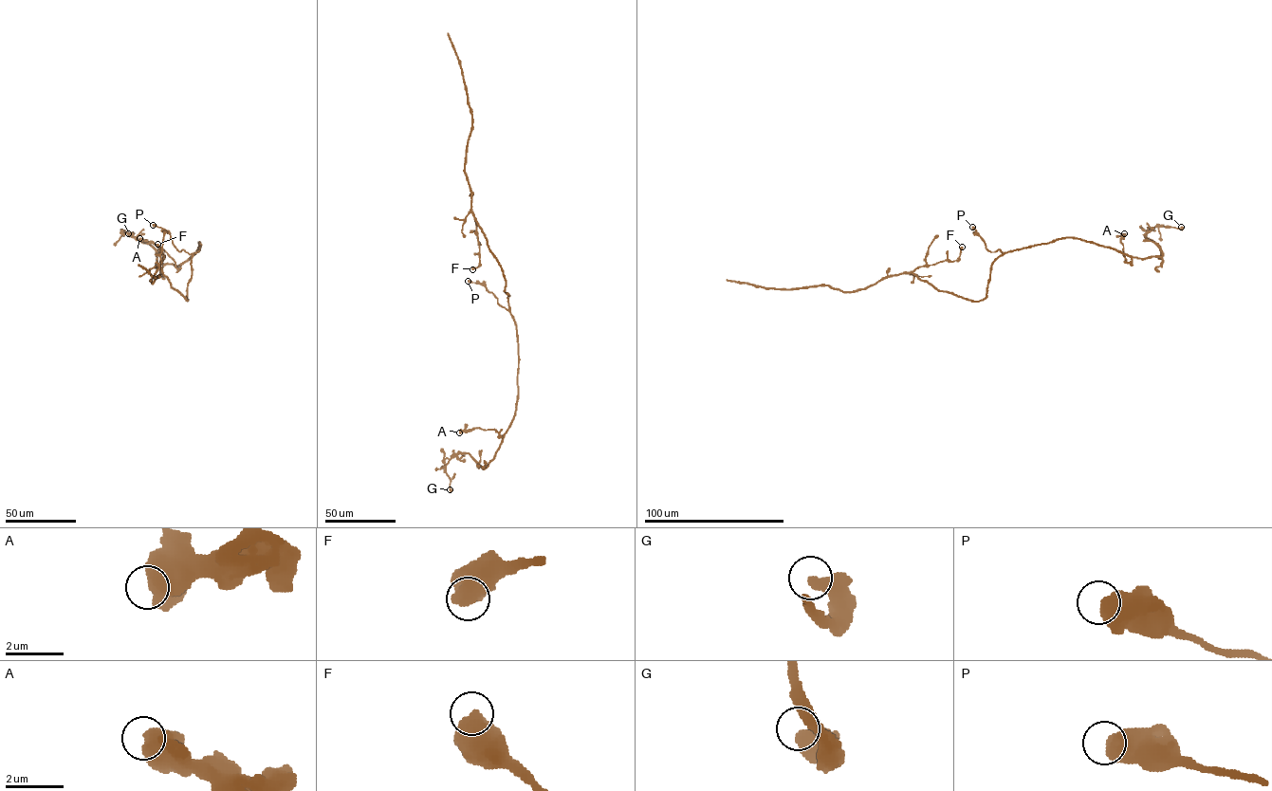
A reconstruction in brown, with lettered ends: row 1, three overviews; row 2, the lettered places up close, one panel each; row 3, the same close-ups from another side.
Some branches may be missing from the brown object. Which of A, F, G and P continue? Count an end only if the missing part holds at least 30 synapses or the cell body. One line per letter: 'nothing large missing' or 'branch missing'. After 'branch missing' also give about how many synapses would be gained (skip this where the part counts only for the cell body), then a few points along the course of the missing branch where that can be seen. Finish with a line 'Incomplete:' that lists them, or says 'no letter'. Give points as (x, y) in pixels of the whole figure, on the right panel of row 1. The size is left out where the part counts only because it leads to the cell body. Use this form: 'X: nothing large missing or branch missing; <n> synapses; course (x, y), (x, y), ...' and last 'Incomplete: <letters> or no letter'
A: nothing large missing
F: nothing large missing
G: nothing large missing
P: nothing large missing
Incomplete: no letter

